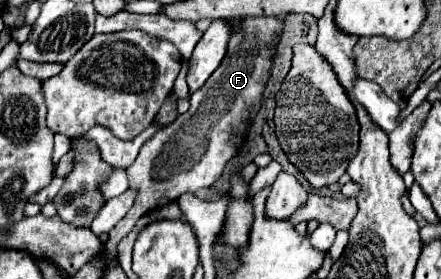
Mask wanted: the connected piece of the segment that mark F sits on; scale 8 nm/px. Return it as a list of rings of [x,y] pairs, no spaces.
[[[246,17],[242,25],[244,27],[232,35],[228,53],[220,67],[198,91],[192,93],[190,109],[172,125],[156,131],[154,137],[148,139],[140,149],[136,161],[126,169],[128,181],[138,191],[138,195],[126,217],[118,221],[116,227],[108,233],[108,241],[104,243],[104,261],[108,261],[108,253],[116,255],[118,243],[134,229],[136,221],[144,213],[168,205],[184,193],[210,187],[222,175],[226,163],[232,161],[238,153],[236,145],[232,143],[232,129],[236,125],[250,123],[256,117],[266,83],[270,79],[270,43],[284,29],[284,23],[276,17]]]

